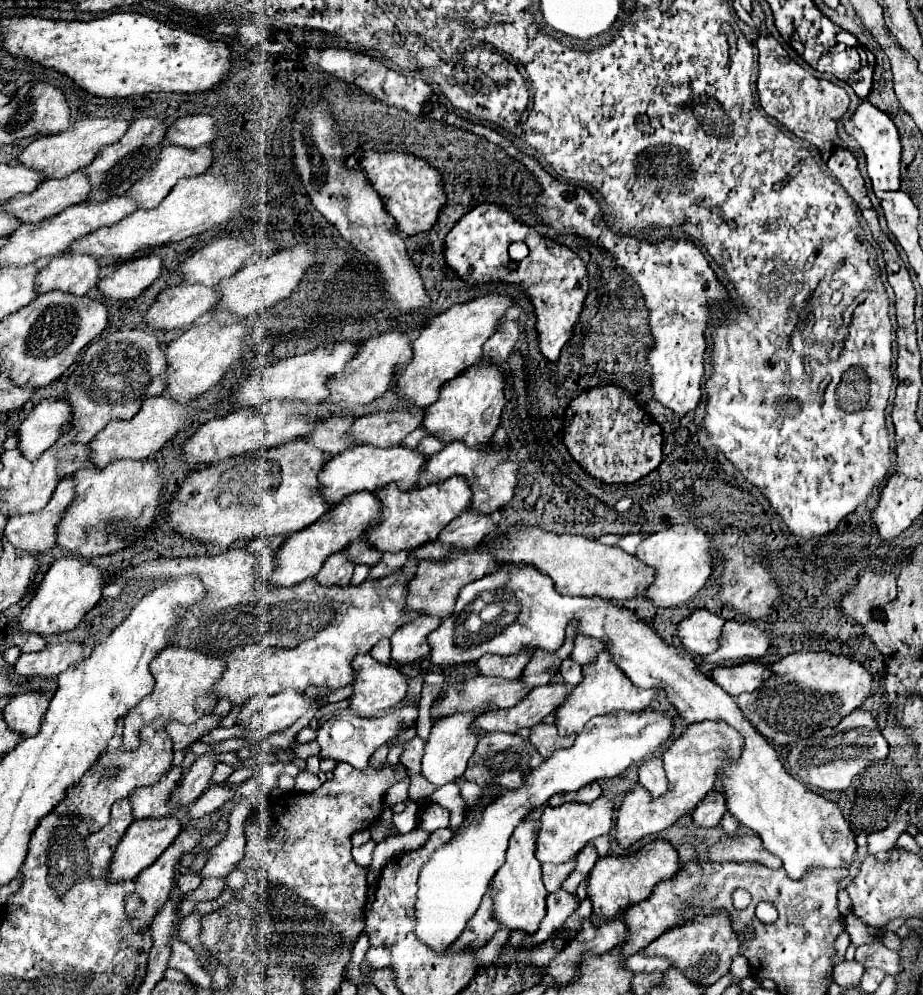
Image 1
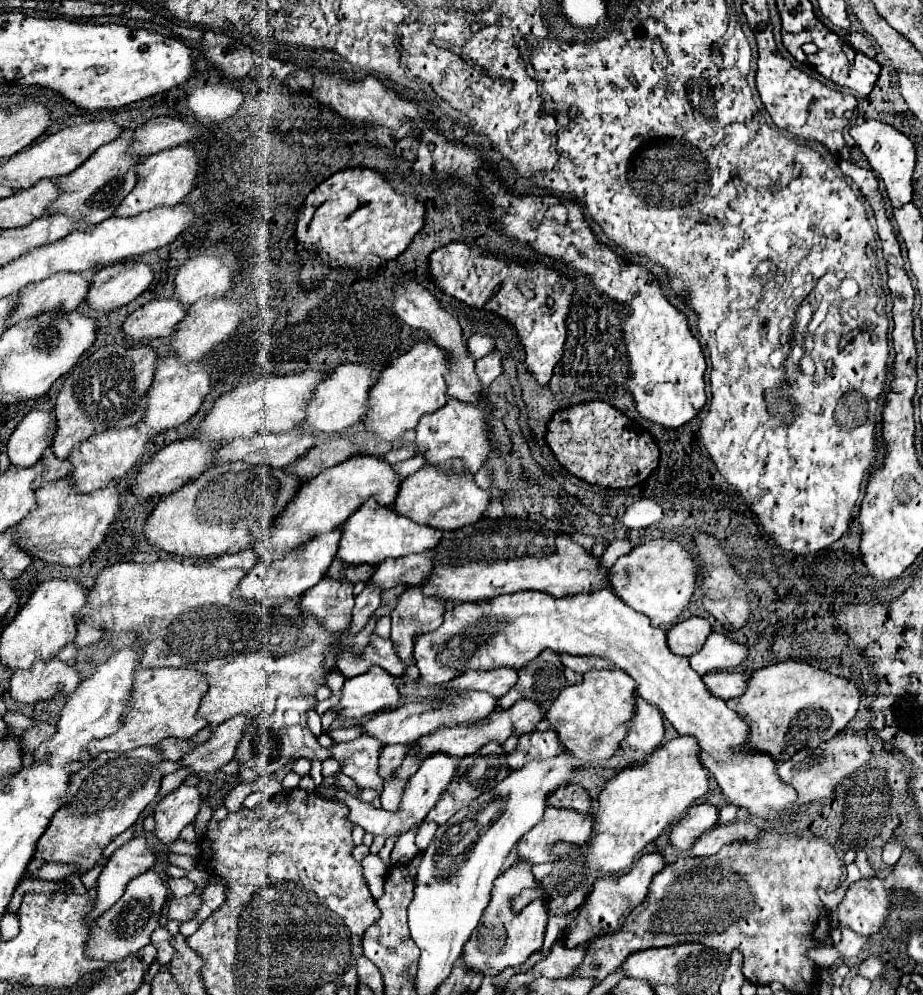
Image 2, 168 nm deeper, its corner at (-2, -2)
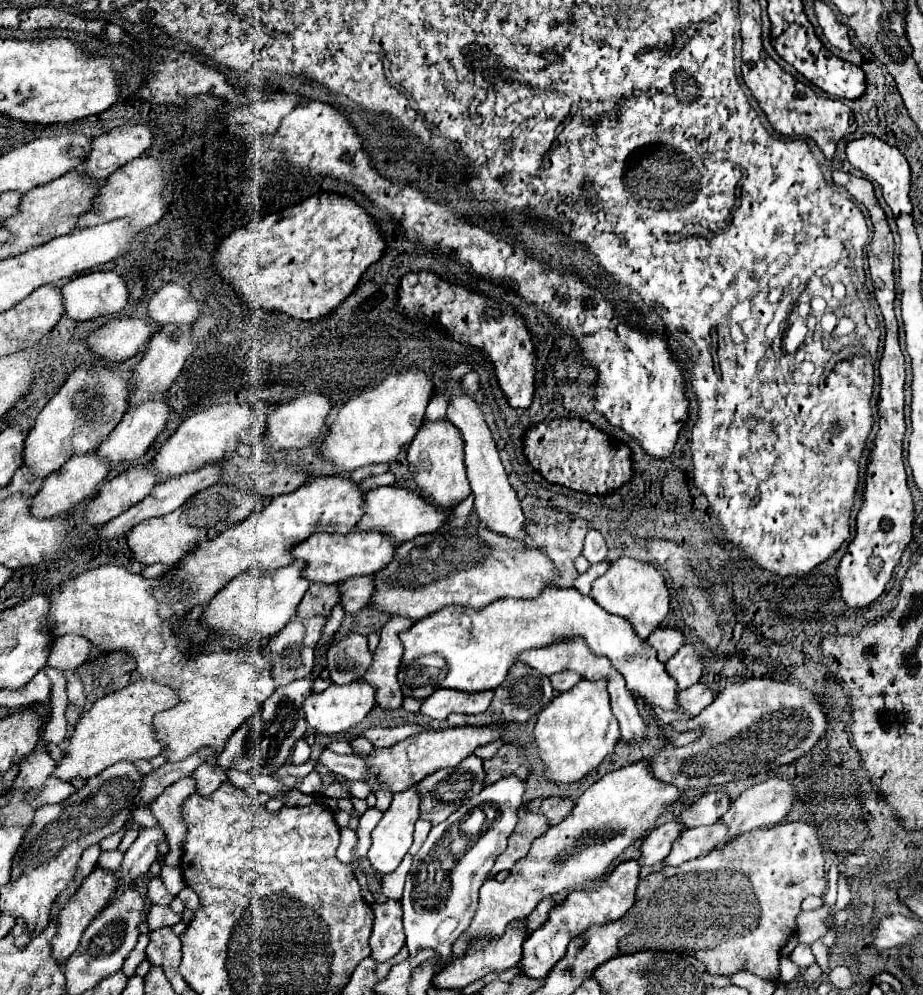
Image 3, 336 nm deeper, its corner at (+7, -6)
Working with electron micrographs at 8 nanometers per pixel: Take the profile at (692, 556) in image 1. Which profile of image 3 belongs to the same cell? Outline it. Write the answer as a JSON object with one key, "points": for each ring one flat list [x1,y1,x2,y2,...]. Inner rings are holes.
{"points":[[621,557,611,563,605,575,593,581,591,597,607,611,619,617,627,617,635,629,635,633,641,639,647,639,667,617,669,613,669,589,665,587,663,575,659,575,659,569,651,563,631,559,631,557]]}

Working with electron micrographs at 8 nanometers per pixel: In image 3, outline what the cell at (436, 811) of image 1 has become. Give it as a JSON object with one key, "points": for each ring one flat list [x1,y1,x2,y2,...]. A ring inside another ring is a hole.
{"points":[[471,755,469,759,463,759,457,767,441,769,429,777,425,777,419,783,419,795,421,795,421,805,425,807,421,813,421,819,431,821,433,825,445,821,453,811,457,811,463,803,469,801,469,797,477,795,485,785,485,769,483,769,483,759]]}

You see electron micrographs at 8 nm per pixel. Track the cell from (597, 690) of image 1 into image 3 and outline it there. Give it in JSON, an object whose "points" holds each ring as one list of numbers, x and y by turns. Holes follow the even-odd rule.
{"points":[[581,679,573,689,559,693,537,717,533,737,551,781,573,783,597,769,619,741,619,725,609,707,607,681]]}

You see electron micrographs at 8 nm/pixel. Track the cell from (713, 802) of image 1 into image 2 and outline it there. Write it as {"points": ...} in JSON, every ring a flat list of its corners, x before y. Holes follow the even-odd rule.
{"points":[[700,803,700,805,692,805,686,815,674,823,670,827,670,837,668,843,676,849,676,851,686,851,694,845,694,839,710,829,712,825,716,825,718,821,718,809,710,803]]}

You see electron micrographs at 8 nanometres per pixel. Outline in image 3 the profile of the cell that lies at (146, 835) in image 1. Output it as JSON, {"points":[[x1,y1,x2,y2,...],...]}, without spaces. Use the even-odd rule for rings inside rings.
{"points":[[95,867,93,873,83,881,83,885,77,889,77,893,67,901,67,905,61,909,59,913,59,929,57,929,57,935,51,939,51,947,53,947,53,957,57,961,67,961,69,955,77,949,79,945,79,939,81,939,81,933,85,931,85,927,91,923,93,917,97,917,97,913,109,905,113,893,115,893,115,887,117,887,117,877,113,871,107,871,103,867]]}

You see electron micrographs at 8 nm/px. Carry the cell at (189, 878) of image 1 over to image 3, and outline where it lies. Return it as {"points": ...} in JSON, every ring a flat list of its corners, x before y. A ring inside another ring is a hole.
{"points":[[153,877,149,881,147,895,149,895,151,903,155,903,155,905,169,905,173,901,173,895,167,891,167,887,163,885,163,881,159,877]]}

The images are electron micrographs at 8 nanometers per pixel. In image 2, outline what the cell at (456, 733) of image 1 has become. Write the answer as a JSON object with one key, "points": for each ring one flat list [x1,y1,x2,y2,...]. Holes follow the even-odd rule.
{"points":[[432,755,432,759,426,759,422,761,420,769,408,779,406,787,404,787,404,793,402,793,402,801,400,801,400,809,396,813,386,813,382,809,376,809,374,805,370,803,362,803,358,801,354,795,346,793,346,791,336,790,336,799,344,801,348,807,350,807,350,821,354,825,360,825,366,833,372,833,372,835,382,835,382,837,400,837,402,833,414,829,416,825,420,825,428,811,436,805,436,801,440,799,442,795,442,789,446,789,454,777,454,769,458,765,460,759,450,759,448,755]]}

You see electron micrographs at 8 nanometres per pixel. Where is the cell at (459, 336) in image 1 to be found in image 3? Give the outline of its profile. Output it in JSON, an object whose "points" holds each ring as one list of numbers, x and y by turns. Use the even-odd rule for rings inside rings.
{"points":[[405,369,401,373,387,375,383,383,361,391,357,397,337,409,329,427,329,435,321,445,321,455,347,471,355,471,357,467,369,463,393,461,415,437,431,397,433,383,427,371]]}

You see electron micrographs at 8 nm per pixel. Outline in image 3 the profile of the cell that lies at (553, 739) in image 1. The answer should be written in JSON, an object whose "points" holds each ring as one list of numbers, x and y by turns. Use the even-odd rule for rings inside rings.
{"points":[[503,745,497,755,489,761,483,761,485,765,485,785,491,785,499,781,505,775,517,775,521,779,527,779,529,775,529,761,525,757,525,747,519,745]]}

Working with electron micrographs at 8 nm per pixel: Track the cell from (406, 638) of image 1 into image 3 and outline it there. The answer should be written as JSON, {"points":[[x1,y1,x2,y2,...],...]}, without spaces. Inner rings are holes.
{"points":[[351,633,347,639,333,645,327,655,327,669,331,681,337,685,347,685,361,679,371,663,373,653,367,647,367,637,359,633]]}

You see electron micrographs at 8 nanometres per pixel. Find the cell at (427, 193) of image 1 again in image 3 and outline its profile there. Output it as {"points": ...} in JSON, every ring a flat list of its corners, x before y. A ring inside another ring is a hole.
{"points":[[321,191,277,213,271,213,257,223,249,223,233,231,217,247,215,265,219,275,243,301,249,303,249,307,281,311,289,317,309,321,329,315,335,307,339,307,355,291,363,273,385,255,385,249,385,233,381,231,379,223,365,211,365,207,361,207,351,197]]}

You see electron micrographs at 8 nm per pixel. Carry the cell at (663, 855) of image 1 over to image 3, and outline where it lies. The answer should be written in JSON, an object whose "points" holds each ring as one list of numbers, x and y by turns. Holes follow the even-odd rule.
{"points":[[637,861,619,863,599,889,569,893,565,903,555,905,549,911,547,923,527,937,527,941,523,945,521,971,527,977,533,977,533,979,545,977,551,971,551,967,555,967,555,963,559,959,563,959,563,955,567,951,567,945,573,937,581,935,591,925,607,925,607,923,613,923,617,919,621,919,635,903,635,889,639,885,639,869,641,867,639,867]]}

